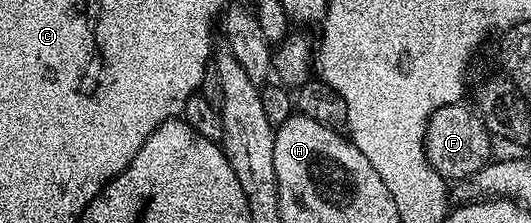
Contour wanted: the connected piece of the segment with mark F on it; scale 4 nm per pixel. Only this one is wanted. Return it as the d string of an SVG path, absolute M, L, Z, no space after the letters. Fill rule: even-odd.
M465 104L444 106L430 116L427 124L425 133L427 160L431 164L431 168L435 168L435 172L439 172L439 176L446 180L470 178L488 165L494 157L494 139L491 137L489 129L485 127L480 114L474 112L470 107L469 110Z

